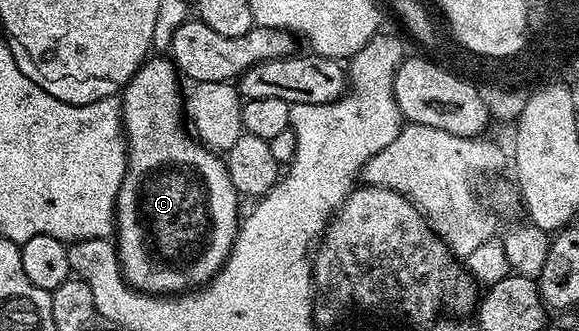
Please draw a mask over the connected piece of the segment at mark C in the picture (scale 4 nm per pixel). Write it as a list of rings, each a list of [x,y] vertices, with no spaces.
[[[150,57],[135,72],[131,81],[124,83],[125,95],[120,95],[121,125],[125,135],[127,153],[125,155],[125,175],[123,184],[119,188],[117,197],[117,209],[115,211],[115,245],[117,248],[117,260],[121,264],[121,275],[125,281],[143,294],[155,294],[158,296],[176,296],[190,288],[200,288],[206,282],[211,281],[221,271],[225,261],[229,259],[229,253],[237,239],[237,227],[239,225],[239,213],[237,214],[237,201],[239,195],[232,186],[231,176],[228,175],[226,159],[220,153],[214,152],[202,146],[196,137],[187,129],[186,119],[183,117],[183,86],[177,83],[179,71],[168,57]]]

